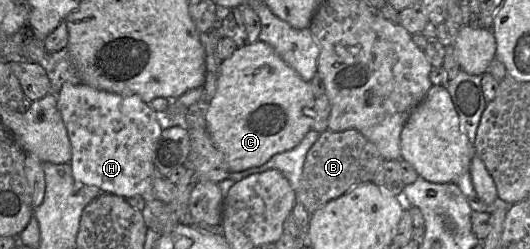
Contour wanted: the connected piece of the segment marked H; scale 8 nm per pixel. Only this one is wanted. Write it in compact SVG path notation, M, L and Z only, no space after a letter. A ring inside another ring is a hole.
M82 82L64 83L57 96L57 106L71 145L72 157L69 163L73 179L123 198L140 195L145 201L142 216L146 226L150 228L151 222L161 214L165 204L154 197L152 188L154 147L162 132L158 114L139 96L121 96L94 89Z

